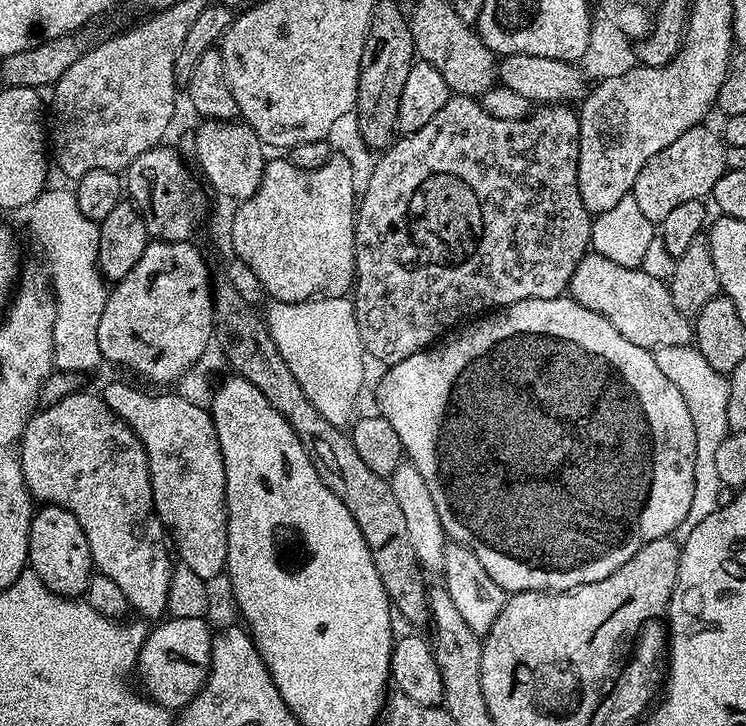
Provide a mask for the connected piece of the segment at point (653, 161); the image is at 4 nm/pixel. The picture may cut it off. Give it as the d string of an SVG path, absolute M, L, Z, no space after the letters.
M697 126L686 130L678 142L670 142L666 150L654 154L646 166L638 174L630 195L638 202L642 214L653 222L662 222L674 206L682 206L682 202L701 200L711 193L712 187L722 178L726 171L724 166L724 149L726 147L723 139L716 136L705 126Z

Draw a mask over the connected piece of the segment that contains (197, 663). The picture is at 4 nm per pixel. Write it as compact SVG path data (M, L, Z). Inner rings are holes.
M172 616L160 622L165 624L160 624L157 628L153 627L149 631L143 646L140 647L139 654L136 655L134 665L134 672L140 675L140 684L144 687L141 688L143 695L148 699L169 710L179 710L196 697L200 687L204 685L204 680L208 677L208 663L212 657L213 633L208 632L206 621L204 616Z

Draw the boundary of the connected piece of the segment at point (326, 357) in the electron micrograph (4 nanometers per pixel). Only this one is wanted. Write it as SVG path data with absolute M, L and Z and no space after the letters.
M339 296L338 298L326 298L325 300L307 300L297 304L281 304L279 302L271 305L273 308L266 316L266 327L269 334L276 343L277 350L281 352L286 365L294 374L294 378L301 384L306 398L315 406L328 420L339 422L344 416L343 389L349 387L356 376L363 376L360 370L366 366L365 361L360 358L361 353L351 348L348 344L356 344L360 331L356 325L356 305L351 299Z

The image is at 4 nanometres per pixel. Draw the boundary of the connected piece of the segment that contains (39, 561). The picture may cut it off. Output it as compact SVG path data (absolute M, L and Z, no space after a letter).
M45 504L33 511L28 539L28 568L54 594L83 597L94 575L94 565L86 534L82 534L82 526L78 526L78 518L70 514L70 510L59 508L57 504Z

